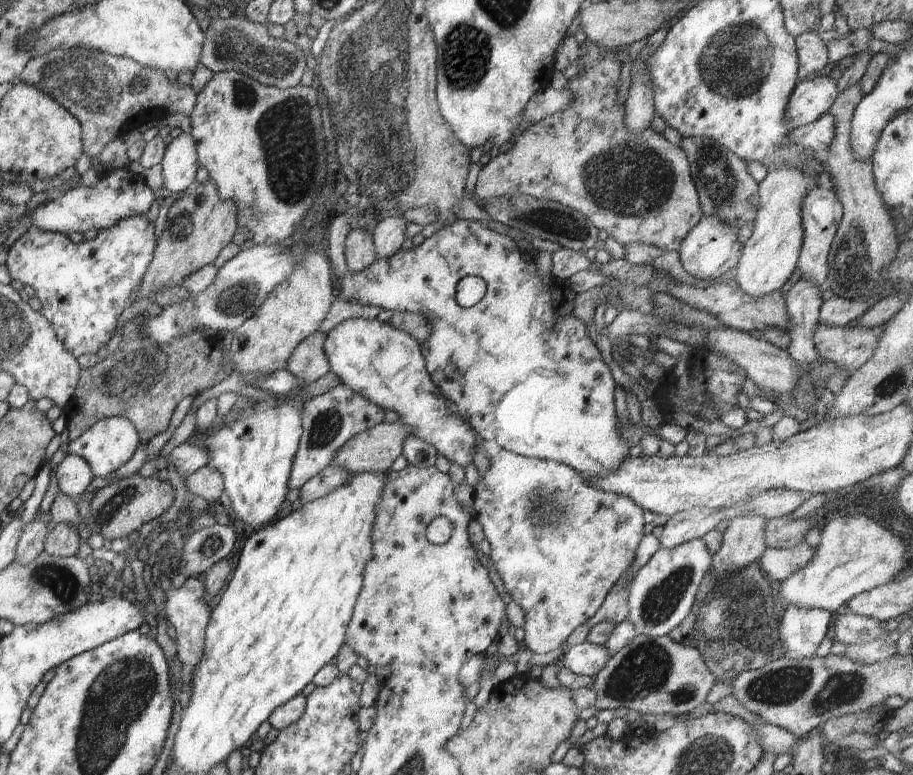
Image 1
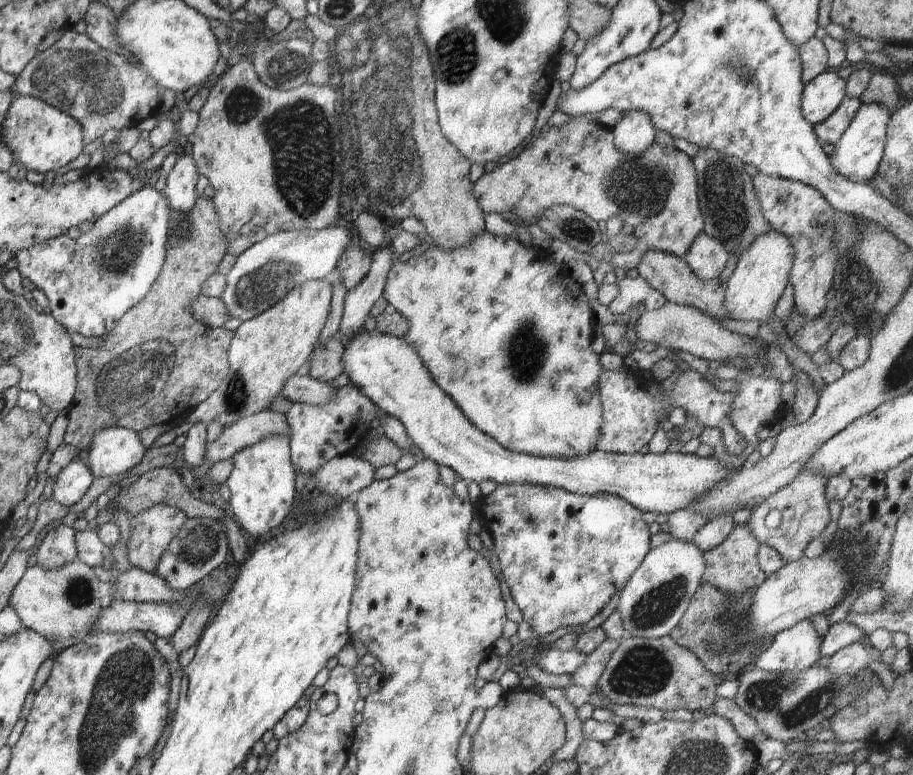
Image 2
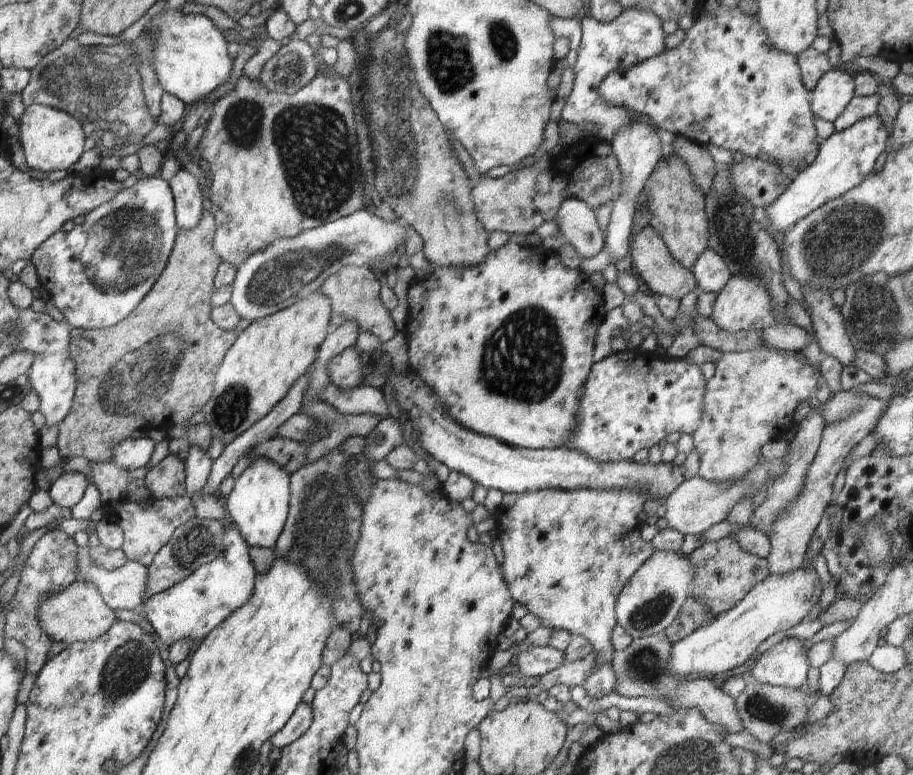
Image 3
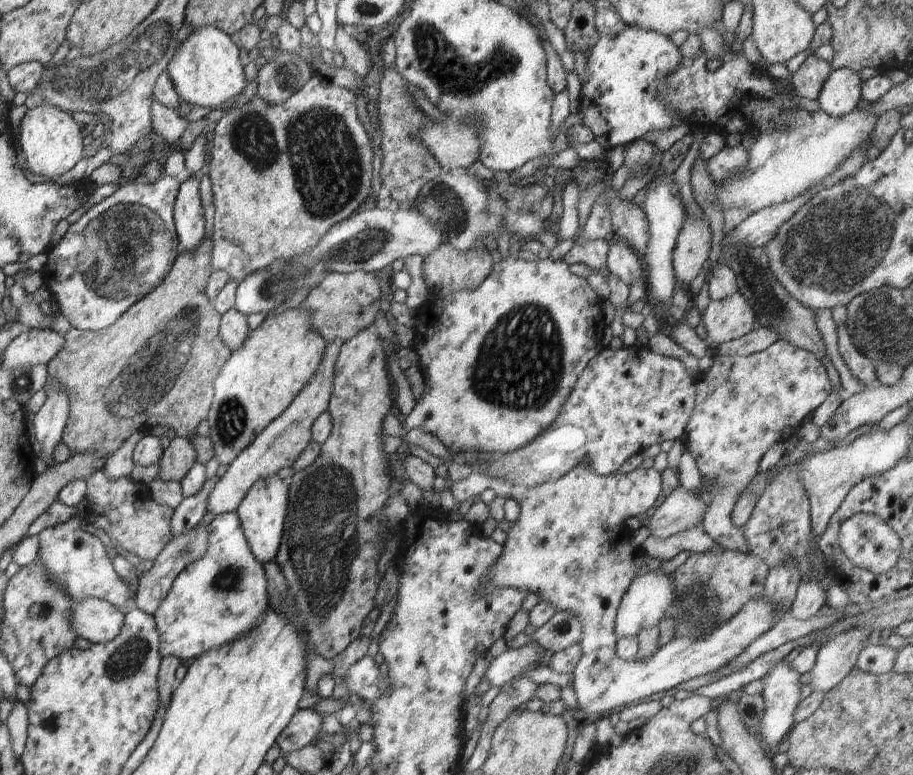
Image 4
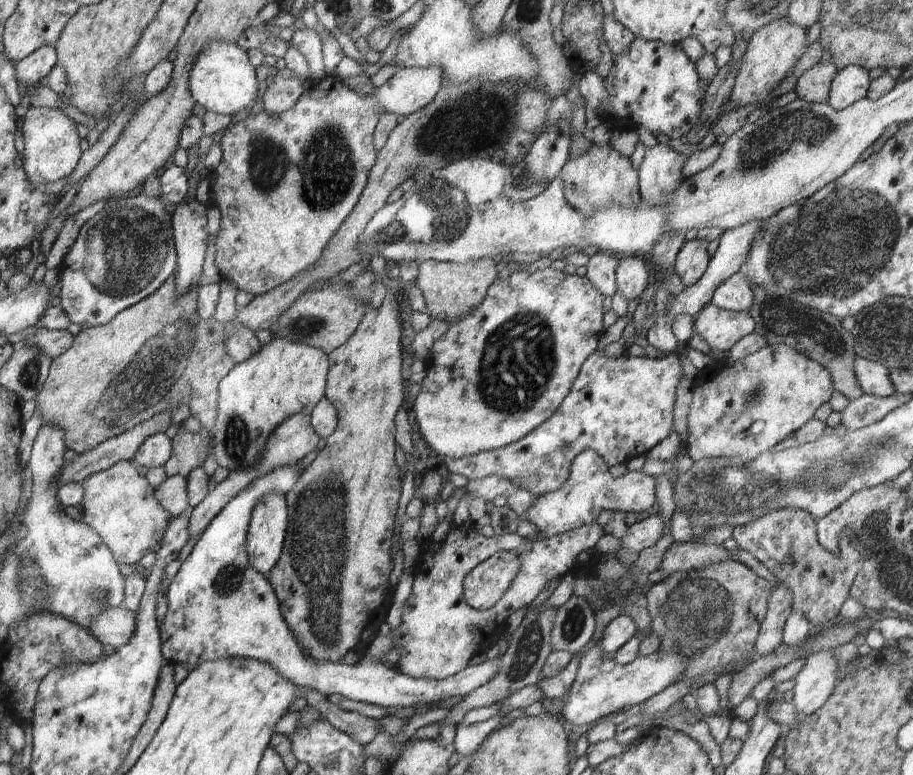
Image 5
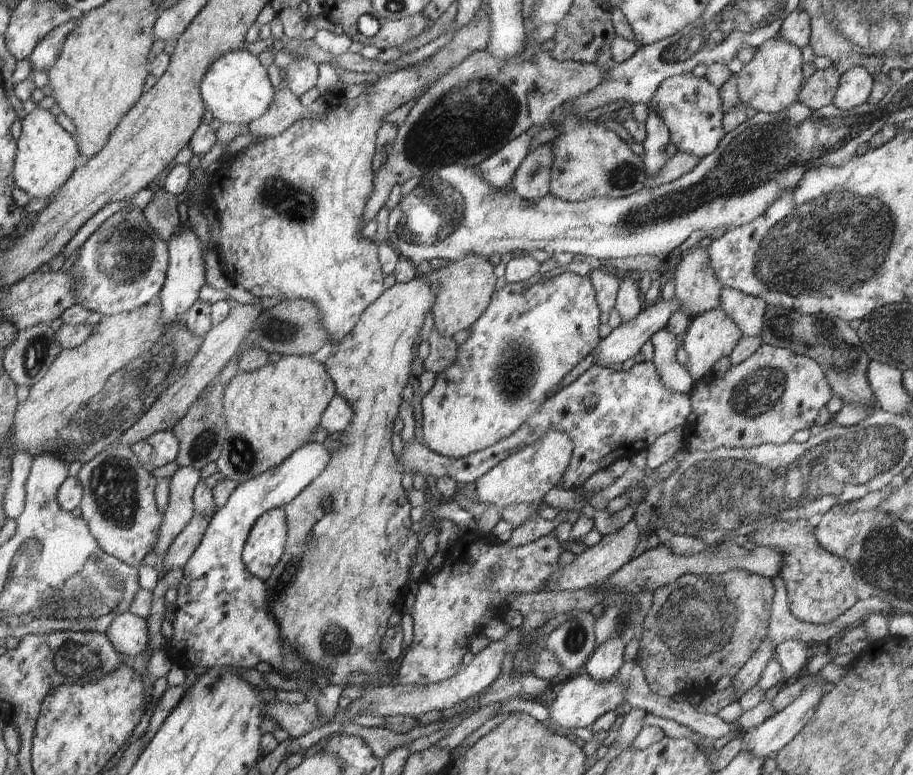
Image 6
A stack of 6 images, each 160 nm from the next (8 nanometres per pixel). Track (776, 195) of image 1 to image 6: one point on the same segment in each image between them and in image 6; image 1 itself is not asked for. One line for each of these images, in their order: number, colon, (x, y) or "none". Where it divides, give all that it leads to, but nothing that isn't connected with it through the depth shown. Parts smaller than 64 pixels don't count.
2: (762, 272)
3: (743, 305)
4: (725, 320)
5: (720, 328)
6: (711, 335)

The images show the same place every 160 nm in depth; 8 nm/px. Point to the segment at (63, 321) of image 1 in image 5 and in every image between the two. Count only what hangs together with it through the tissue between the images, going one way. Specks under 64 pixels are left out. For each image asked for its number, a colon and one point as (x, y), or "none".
2: (92, 281)
3: (96, 274)
4: (121, 249)
5: (124, 253)

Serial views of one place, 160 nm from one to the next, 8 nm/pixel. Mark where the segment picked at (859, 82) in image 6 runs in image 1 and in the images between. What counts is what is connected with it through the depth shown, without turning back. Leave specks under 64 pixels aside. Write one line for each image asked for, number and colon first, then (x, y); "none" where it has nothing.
1: (811, 100)
2: (821, 96)
3: (832, 94)
4: (840, 95)
5: (850, 84)

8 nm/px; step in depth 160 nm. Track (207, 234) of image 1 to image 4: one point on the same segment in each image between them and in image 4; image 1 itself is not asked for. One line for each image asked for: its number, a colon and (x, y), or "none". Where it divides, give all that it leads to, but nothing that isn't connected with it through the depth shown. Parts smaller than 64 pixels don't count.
2: (119, 383)
3: (155, 369)
4: (166, 349)

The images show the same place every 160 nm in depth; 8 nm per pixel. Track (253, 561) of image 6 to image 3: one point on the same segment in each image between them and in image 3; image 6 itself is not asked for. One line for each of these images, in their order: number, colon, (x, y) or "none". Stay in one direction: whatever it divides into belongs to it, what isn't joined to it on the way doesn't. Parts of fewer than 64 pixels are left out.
3: (259, 502)
4: (262, 513)
5: (264, 539)

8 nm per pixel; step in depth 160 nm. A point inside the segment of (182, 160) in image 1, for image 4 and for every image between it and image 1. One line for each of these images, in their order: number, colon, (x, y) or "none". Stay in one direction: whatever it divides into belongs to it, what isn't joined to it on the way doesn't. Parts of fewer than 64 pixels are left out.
2: (180, 190)
3: (187, 196)
4: (189, 216)

